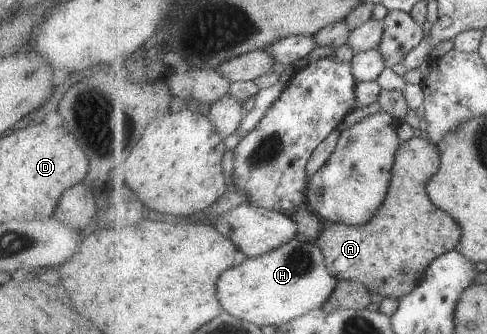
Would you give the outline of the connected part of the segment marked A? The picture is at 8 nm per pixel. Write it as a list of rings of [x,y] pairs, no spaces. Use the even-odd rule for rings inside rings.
[[[416,136],[402,142],[401,147],[397,150],[395,165],[392,169],[392,184],[389,186],[388,196],[381,206],[381,212],[377,212],[377,216],[365,226],[324,223],[322,234],[315,243],[324,253],[329,272],[338,281],[358,281],[367,285],[373,293],[379,290],[383,297],[400,300],[403,296],[409,295],[409,292],[413,292],[413,288],[416,288],[417,284],[421,282],[421,278],[425,276],[425,270],[429,264],[433,263],[433,260],[458,249],[462,240],[462,232],[459,232],[460,225],[457,224],[453,216],[439,210],[428,194],[429,180],[437,175],[437,170],[440,167],[440,149],[429,139]]]

